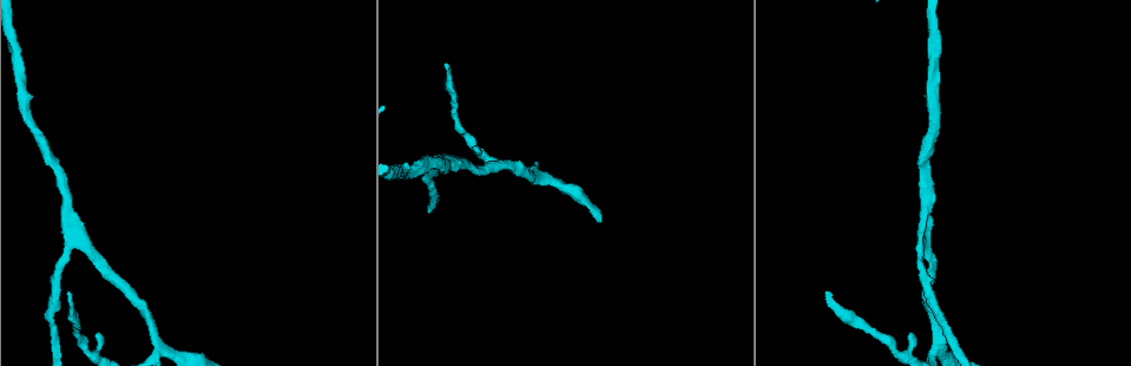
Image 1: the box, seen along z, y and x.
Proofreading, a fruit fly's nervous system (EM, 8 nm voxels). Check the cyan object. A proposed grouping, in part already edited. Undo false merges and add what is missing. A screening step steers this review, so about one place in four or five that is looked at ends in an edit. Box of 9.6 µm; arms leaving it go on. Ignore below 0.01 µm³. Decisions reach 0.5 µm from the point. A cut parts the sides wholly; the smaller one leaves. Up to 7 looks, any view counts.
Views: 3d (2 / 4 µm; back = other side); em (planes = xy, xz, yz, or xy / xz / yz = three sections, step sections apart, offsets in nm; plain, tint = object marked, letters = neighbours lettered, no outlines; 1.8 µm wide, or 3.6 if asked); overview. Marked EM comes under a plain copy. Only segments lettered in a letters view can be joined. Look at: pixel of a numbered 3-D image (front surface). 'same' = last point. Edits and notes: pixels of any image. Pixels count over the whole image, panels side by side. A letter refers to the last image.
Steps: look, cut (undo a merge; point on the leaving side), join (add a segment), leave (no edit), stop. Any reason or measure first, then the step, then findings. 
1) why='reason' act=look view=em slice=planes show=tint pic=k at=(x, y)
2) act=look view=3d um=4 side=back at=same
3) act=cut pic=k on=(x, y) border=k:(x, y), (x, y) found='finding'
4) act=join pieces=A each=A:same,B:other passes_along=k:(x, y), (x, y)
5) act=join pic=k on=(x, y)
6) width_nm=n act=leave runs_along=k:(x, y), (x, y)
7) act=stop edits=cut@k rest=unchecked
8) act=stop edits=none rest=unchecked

why='free end' act=look view=3d um=2 side=back pic=1 at=(95, 335)

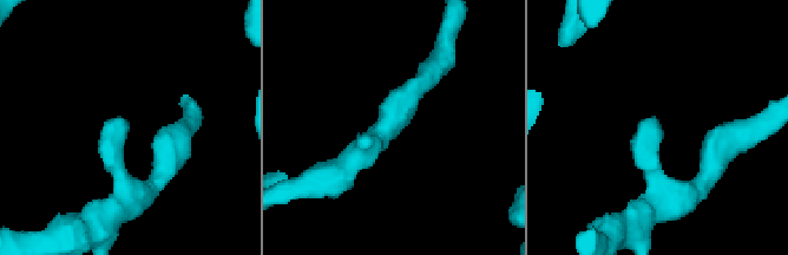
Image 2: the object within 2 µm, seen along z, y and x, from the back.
act=look view=em slice=yz step=8 show=letters pic=2 at=(658, 126)

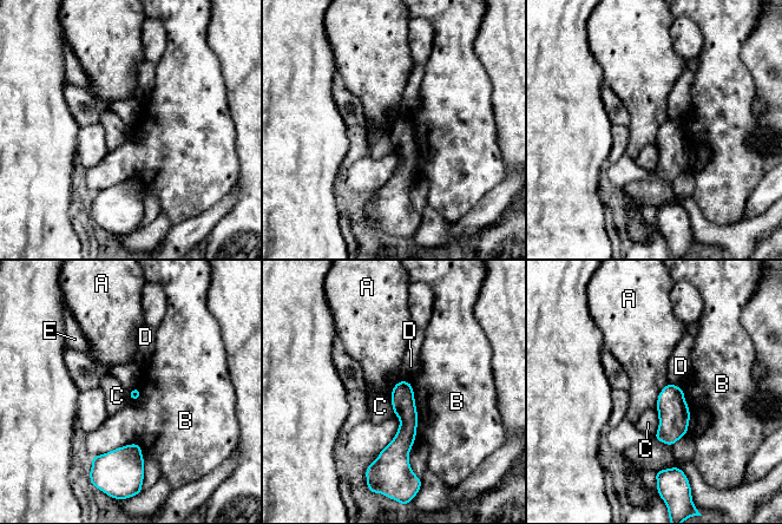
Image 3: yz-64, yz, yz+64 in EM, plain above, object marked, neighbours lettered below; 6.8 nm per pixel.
act=leave each=A:other,B:other,C:other,D:other,E:other border=3:(669, 382), (657, 398), (656, 410) found='none of them fits'

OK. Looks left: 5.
why='branch point' act=look view=em slice=xy step=16 show=tint pic=1 at=(941, 350)

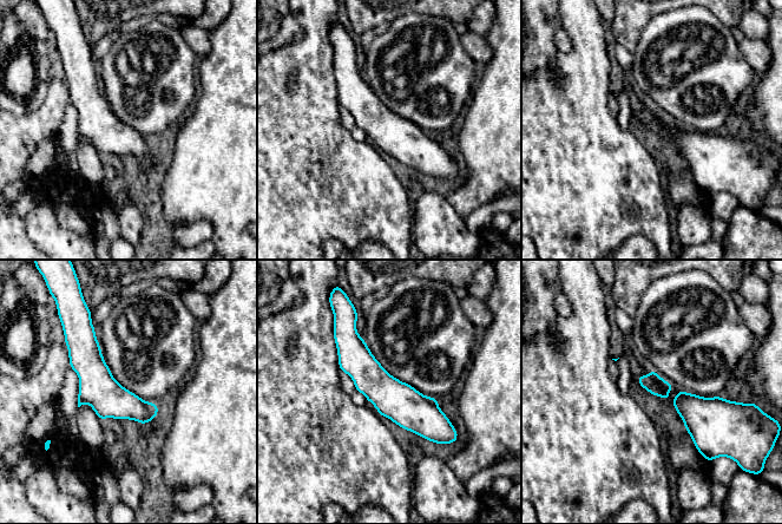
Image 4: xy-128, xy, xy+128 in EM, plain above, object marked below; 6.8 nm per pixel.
why='another direction' act=look view=em slice=planes show=letters at=same

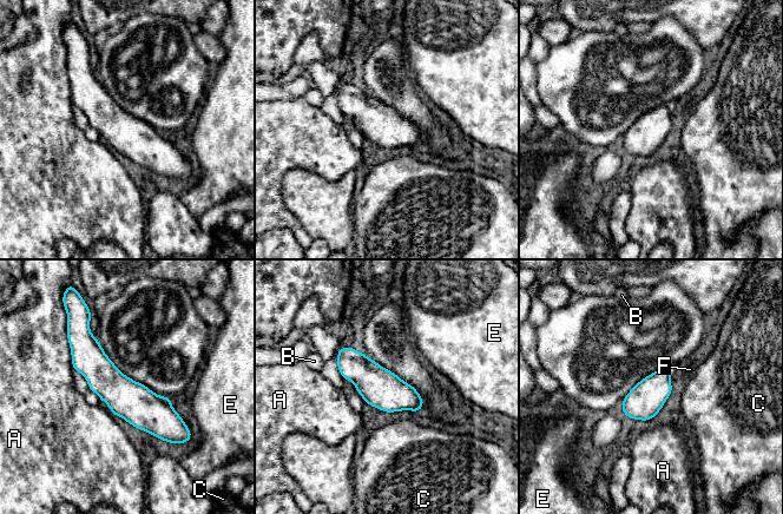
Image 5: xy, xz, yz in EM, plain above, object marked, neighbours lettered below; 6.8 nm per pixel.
longest_contact=A:260nm act=leave each=A:other,B:other,C:other,E:other,F:other border=5:(66, 333), (73, 369) found='continuous, no second neuron'

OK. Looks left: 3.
why='long arm stops here' act=look view=em slice=xz step=8 show=letters pic=1 at=(69, 290)

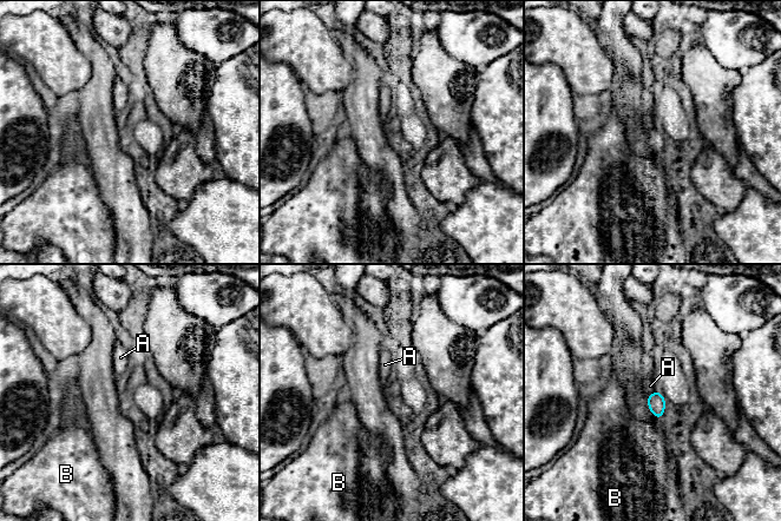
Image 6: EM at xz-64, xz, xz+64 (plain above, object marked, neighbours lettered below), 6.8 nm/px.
act=look view=em slice=planes show=letters at=same

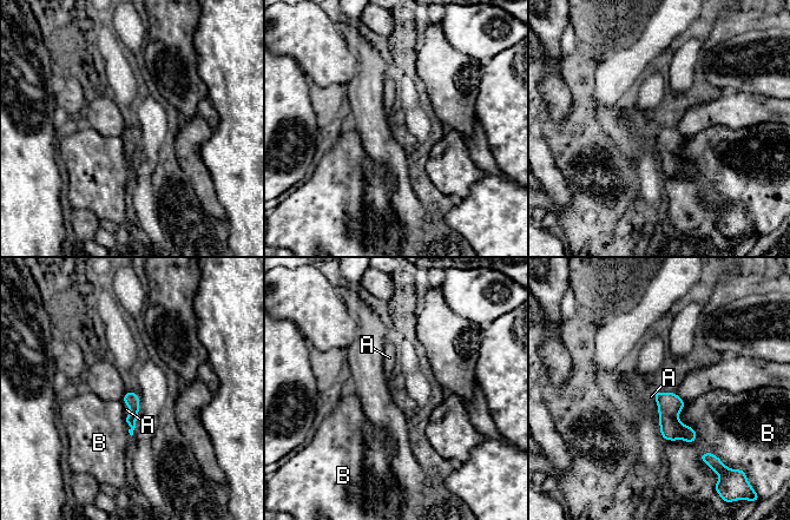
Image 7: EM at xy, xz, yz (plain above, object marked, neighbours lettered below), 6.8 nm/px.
longest_contact=B:300nm act=join pieces=A each=A:same,B:other found='the neuron continues'

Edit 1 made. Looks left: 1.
act=stop edits=join@7 rest=unchecked

